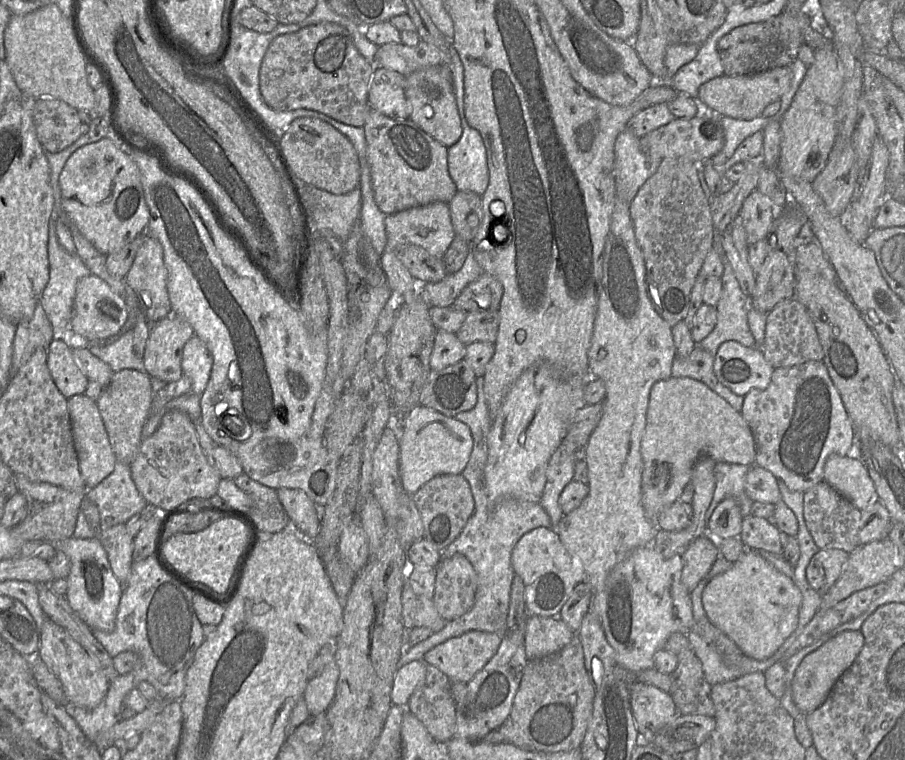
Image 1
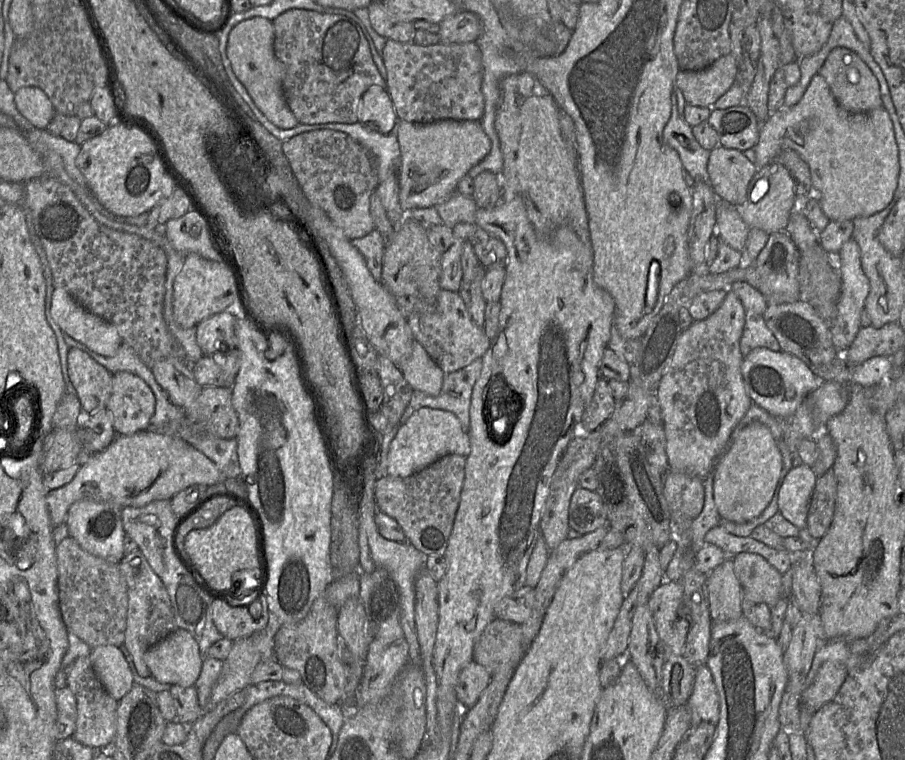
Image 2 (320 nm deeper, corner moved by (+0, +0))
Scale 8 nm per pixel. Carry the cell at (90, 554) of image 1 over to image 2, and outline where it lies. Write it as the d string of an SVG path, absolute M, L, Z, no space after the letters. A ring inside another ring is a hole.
M82 499L73 503L67 512L65 523L69 537L74 538L83 550L105 559L108 562L119 564L124 557L125 532L121 520L122 508L105 502L92 499Z

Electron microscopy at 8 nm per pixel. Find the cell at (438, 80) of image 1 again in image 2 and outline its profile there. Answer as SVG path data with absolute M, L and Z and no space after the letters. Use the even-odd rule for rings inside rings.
M387 40L381 58L387 71L385 89L399 121L427 124L440 120L482 119L482 63L475 41L419 46Z

